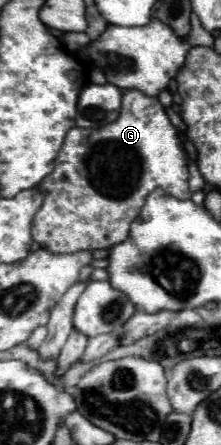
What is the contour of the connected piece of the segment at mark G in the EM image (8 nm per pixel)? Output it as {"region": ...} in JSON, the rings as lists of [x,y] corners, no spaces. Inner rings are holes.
{"region":[[[124,90],[122,92],[122,110],[118,114],[118,118],[102,128],[72,128],[68,134],[66,134],[66,140],[62,144],[62,150],[56,158],[56,166],[54,170],[38,184],[38,188],[44,192],[44,202],[40,206],[40,210],[36,212],[34,220],[32,220],[32,238],[46,250],[50,252],[56,252],[56,254],[70,254],[70,252],[80,252],[80,250],[100,250],[100,248],[110,248],[114,242],[122,242],[122,238],[126,238],[126,234],[130,232],[130,222],[134,222],[134,218],[138,218],[138,210],[142,208],[142,202],[146,200],[146,194],[150,194],[152,190],[156,188],[162,188],[166,192],[170,192],[174,198],[190,198],[192,192],[188,190],[188,166],[186,166],[186,154],[182,150],[182,144],[180,144],[180,136],[178,136],[178,130],[172,126],[172,122],[168,120],[166,112],[164,112],[164,106],[158,102],[156,96],[146,96],[142,94],[140,90]]]}

